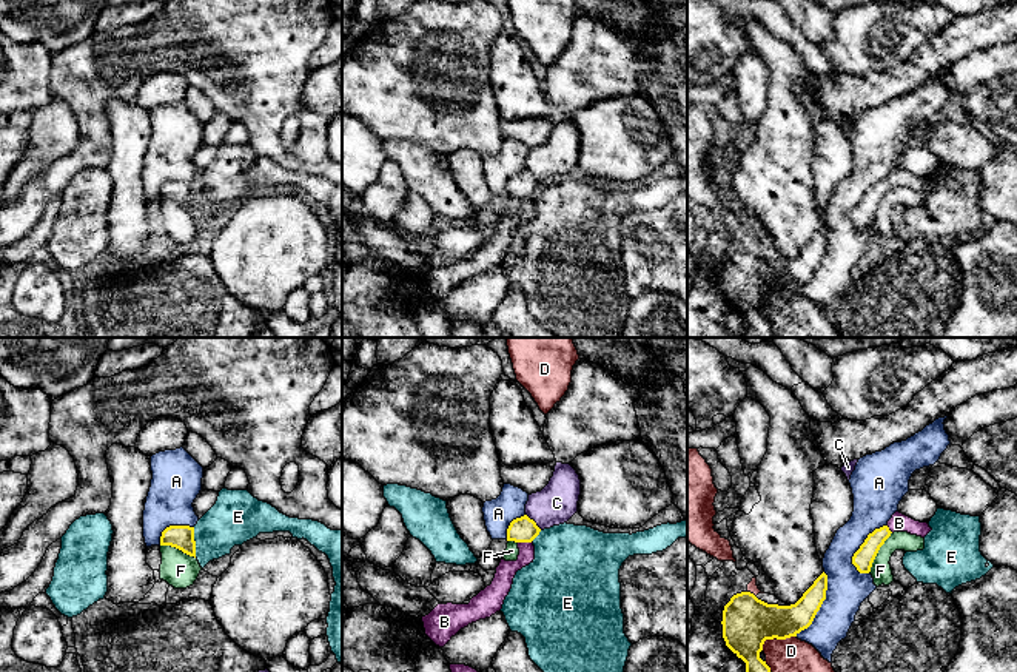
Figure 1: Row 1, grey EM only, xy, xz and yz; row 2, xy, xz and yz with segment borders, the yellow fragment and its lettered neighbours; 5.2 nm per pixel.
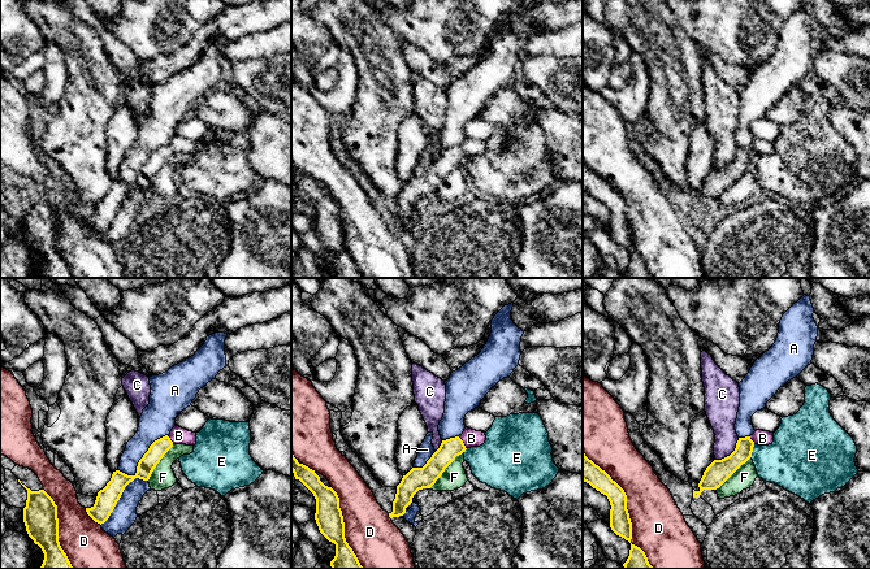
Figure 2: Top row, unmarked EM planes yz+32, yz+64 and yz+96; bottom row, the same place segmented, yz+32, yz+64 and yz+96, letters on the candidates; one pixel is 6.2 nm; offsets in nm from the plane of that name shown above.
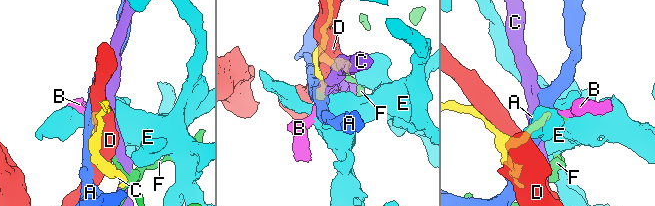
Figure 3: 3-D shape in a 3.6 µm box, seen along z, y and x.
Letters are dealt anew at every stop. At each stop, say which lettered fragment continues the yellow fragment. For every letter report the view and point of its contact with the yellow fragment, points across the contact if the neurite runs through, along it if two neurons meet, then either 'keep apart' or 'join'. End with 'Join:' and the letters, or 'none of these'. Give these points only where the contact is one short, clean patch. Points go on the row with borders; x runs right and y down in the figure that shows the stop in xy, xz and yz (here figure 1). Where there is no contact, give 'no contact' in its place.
A: contact yz (820, 606); keep apart
B: contact xz (524, 541); way xz (523, 529), (524, 541), (524, 557), (506, 571); join
C: contact xz (533, 521); border xz (526, 514), (541, 529); keep apart
D: contact yz (775, 637); keep apart
E: contact xy (194, 543); border xy (193, 527), (196, 557); keep apart
F: contact yz (877, 552); keep apart
Join: B

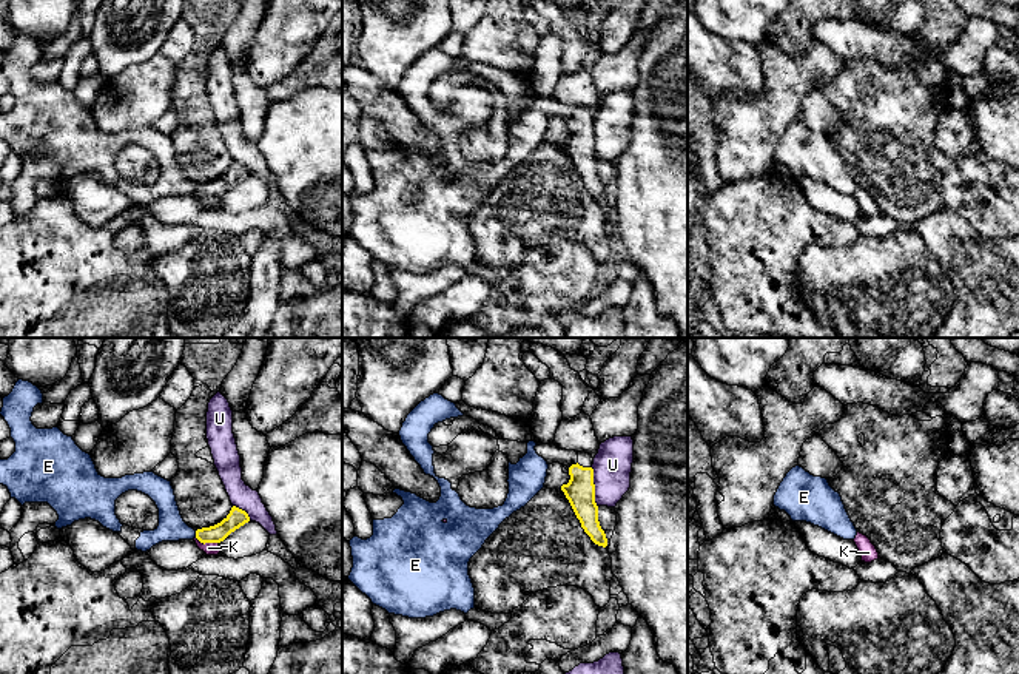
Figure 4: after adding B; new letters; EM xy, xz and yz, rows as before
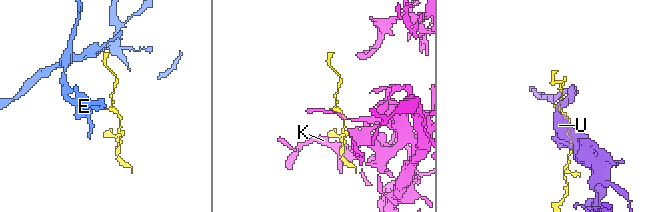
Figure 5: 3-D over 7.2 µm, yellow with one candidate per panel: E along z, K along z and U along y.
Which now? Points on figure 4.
E: contact xy (196, 534); border xy (195, 531), (196, 537); keep apart
K: contact xy (207, 542); keep apart
U: contact xz (594, 488); border xz (591, 468), (597, 506); keep apart
Join: none of these

